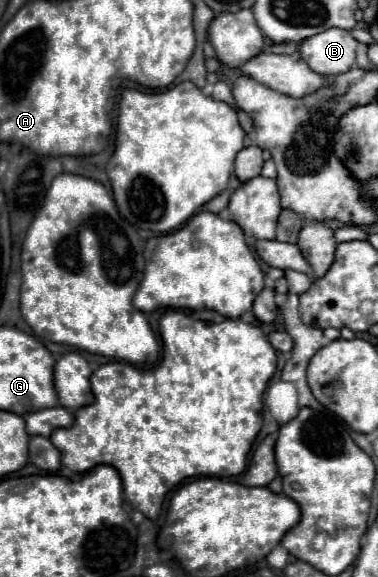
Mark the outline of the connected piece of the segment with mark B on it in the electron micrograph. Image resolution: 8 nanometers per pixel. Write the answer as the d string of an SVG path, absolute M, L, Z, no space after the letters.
M327 29L299 43L299 57L315 71L335 77L355 67L357 39L345 29Z

